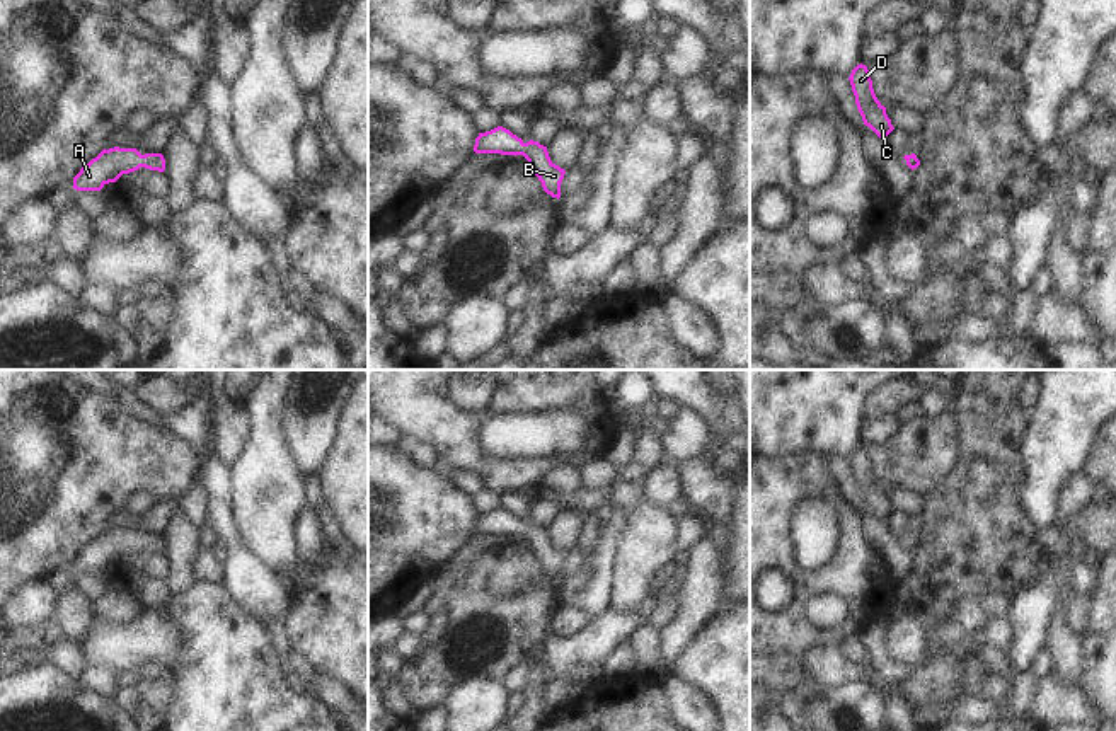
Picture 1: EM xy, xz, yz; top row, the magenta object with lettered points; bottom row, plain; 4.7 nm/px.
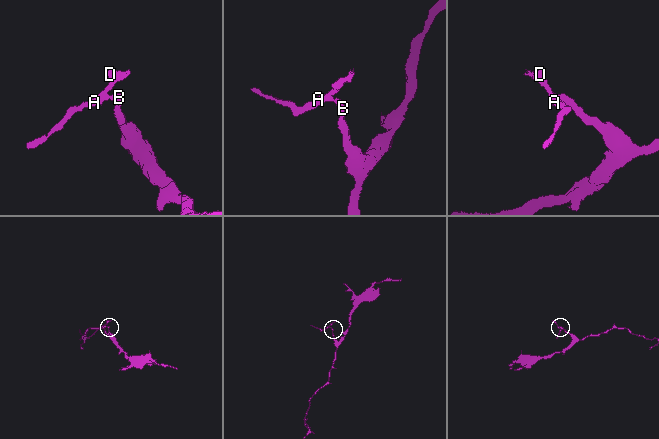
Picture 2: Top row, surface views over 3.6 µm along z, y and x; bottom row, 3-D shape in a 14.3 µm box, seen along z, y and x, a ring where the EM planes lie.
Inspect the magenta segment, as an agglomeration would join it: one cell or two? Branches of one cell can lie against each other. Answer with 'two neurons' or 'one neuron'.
one neuron

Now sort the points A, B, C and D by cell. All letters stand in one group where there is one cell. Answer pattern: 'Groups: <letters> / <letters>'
Groups: A B C D.

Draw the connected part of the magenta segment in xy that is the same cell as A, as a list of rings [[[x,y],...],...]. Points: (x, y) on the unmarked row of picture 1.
[[[104,530],[73,559],[73,571],[101,573],[106,566],[116,564],[123,555],[135,554],[140,549],[164,554],[165,540],[162,535],[141,537],[136,530]]]

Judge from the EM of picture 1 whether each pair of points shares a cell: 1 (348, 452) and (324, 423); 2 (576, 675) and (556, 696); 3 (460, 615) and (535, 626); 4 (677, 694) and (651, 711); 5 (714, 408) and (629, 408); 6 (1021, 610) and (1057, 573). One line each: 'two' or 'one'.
1: two
2: one
3: one
4: two
5: two
6: one

